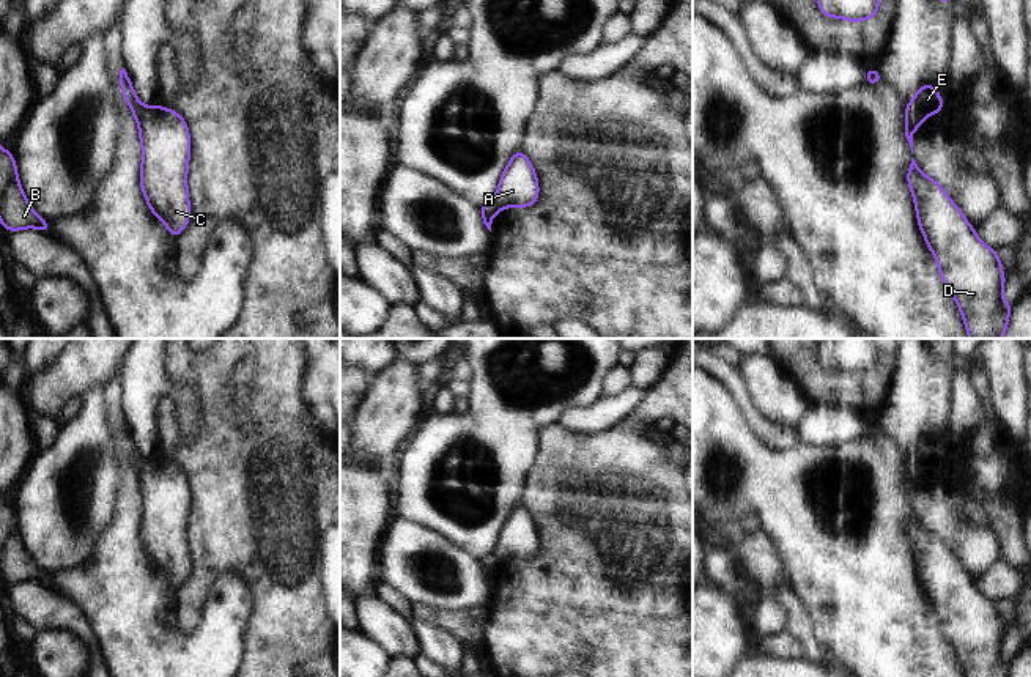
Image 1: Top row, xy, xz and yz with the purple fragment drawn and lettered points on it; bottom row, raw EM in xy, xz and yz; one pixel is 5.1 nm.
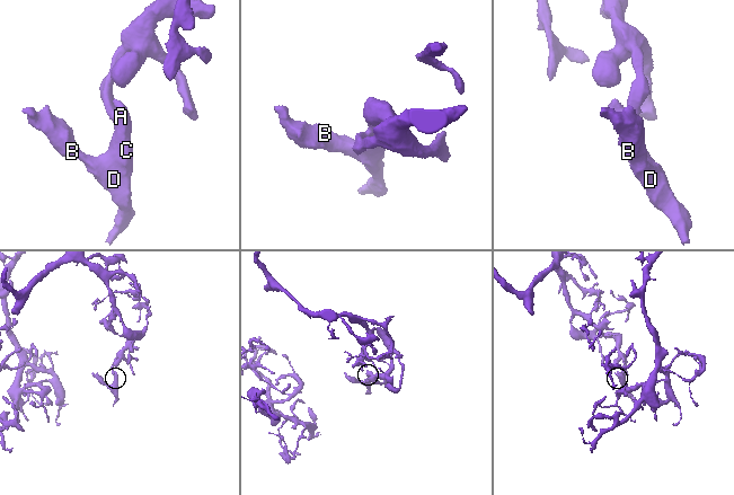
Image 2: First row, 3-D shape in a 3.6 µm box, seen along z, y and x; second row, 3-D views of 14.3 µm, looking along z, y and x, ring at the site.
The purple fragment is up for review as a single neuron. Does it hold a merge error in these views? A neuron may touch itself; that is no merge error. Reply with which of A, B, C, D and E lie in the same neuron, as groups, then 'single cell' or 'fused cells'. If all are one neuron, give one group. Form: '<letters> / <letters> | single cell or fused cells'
A B C D / E | fused cells

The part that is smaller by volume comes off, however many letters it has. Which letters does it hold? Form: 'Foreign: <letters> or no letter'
Foreign: A, B, C, D

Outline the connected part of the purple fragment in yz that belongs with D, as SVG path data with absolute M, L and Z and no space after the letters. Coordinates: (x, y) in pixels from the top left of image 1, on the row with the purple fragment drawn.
M911 157L907 181L913 194L918 224L930 252L938 260L938 272L954 296L970 338L1001 338L1007 329L1014 304L1003 301L1004 271L998 252L987 247L976 235L957 205L941 186L926 176Z

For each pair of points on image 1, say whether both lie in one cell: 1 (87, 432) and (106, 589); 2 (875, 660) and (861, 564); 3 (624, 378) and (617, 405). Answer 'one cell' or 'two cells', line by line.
1: two cells
2: one cell
3: two cells

